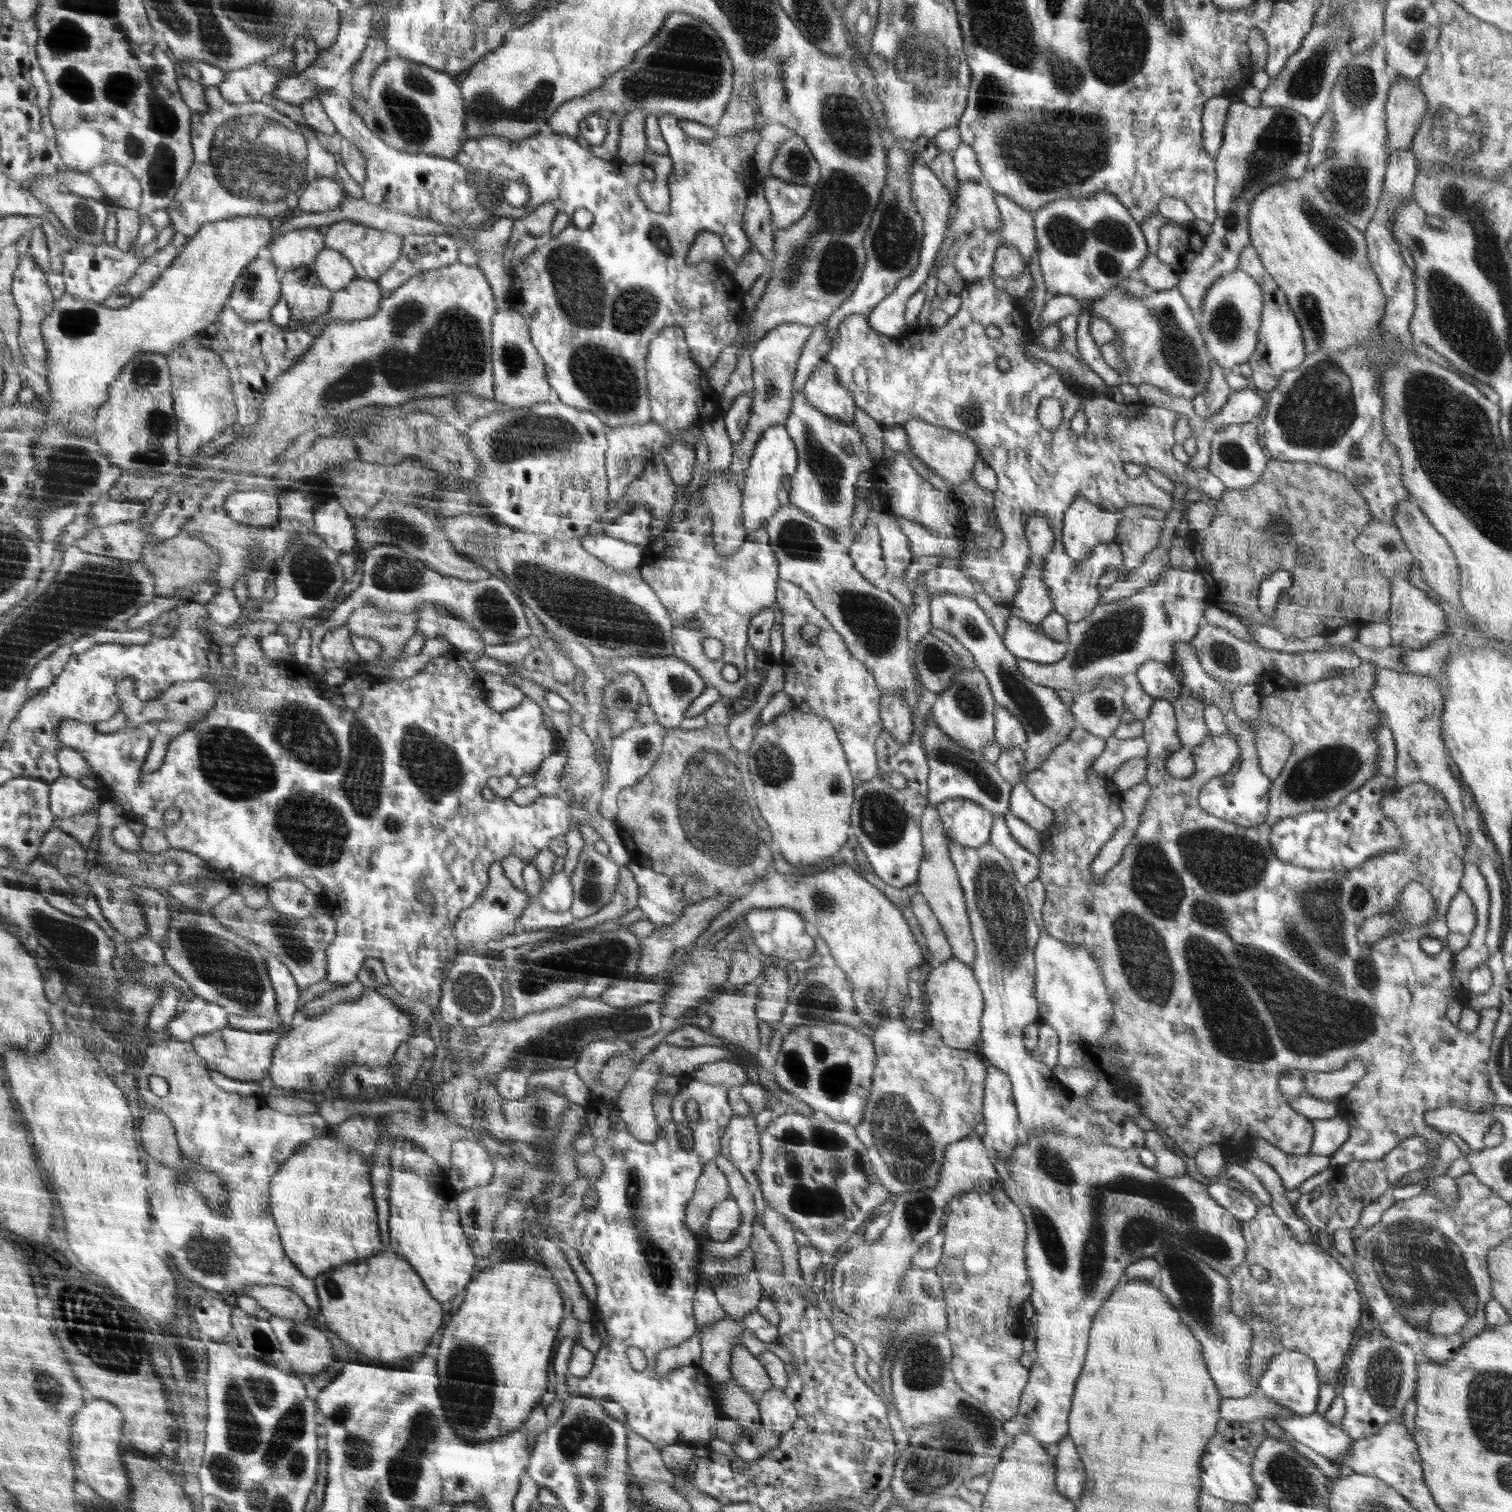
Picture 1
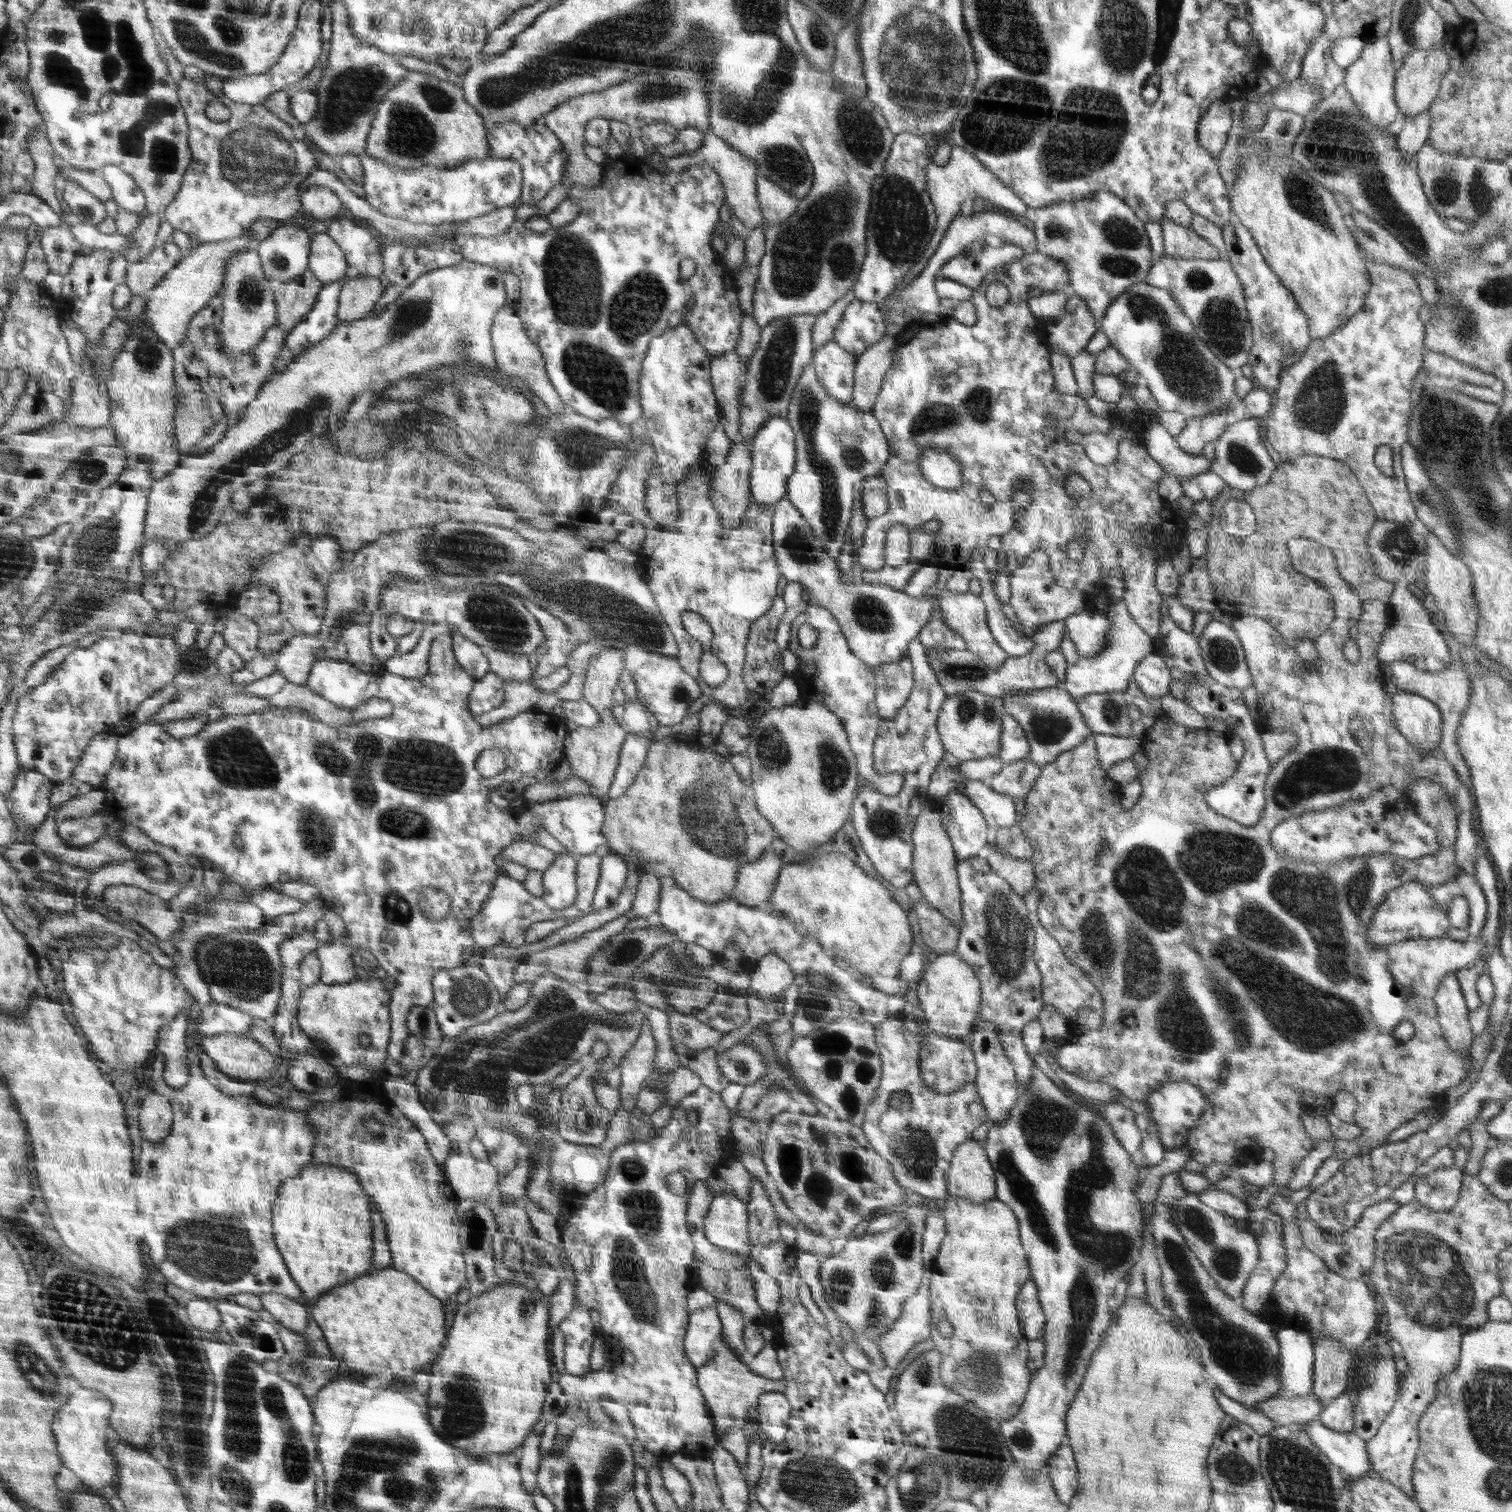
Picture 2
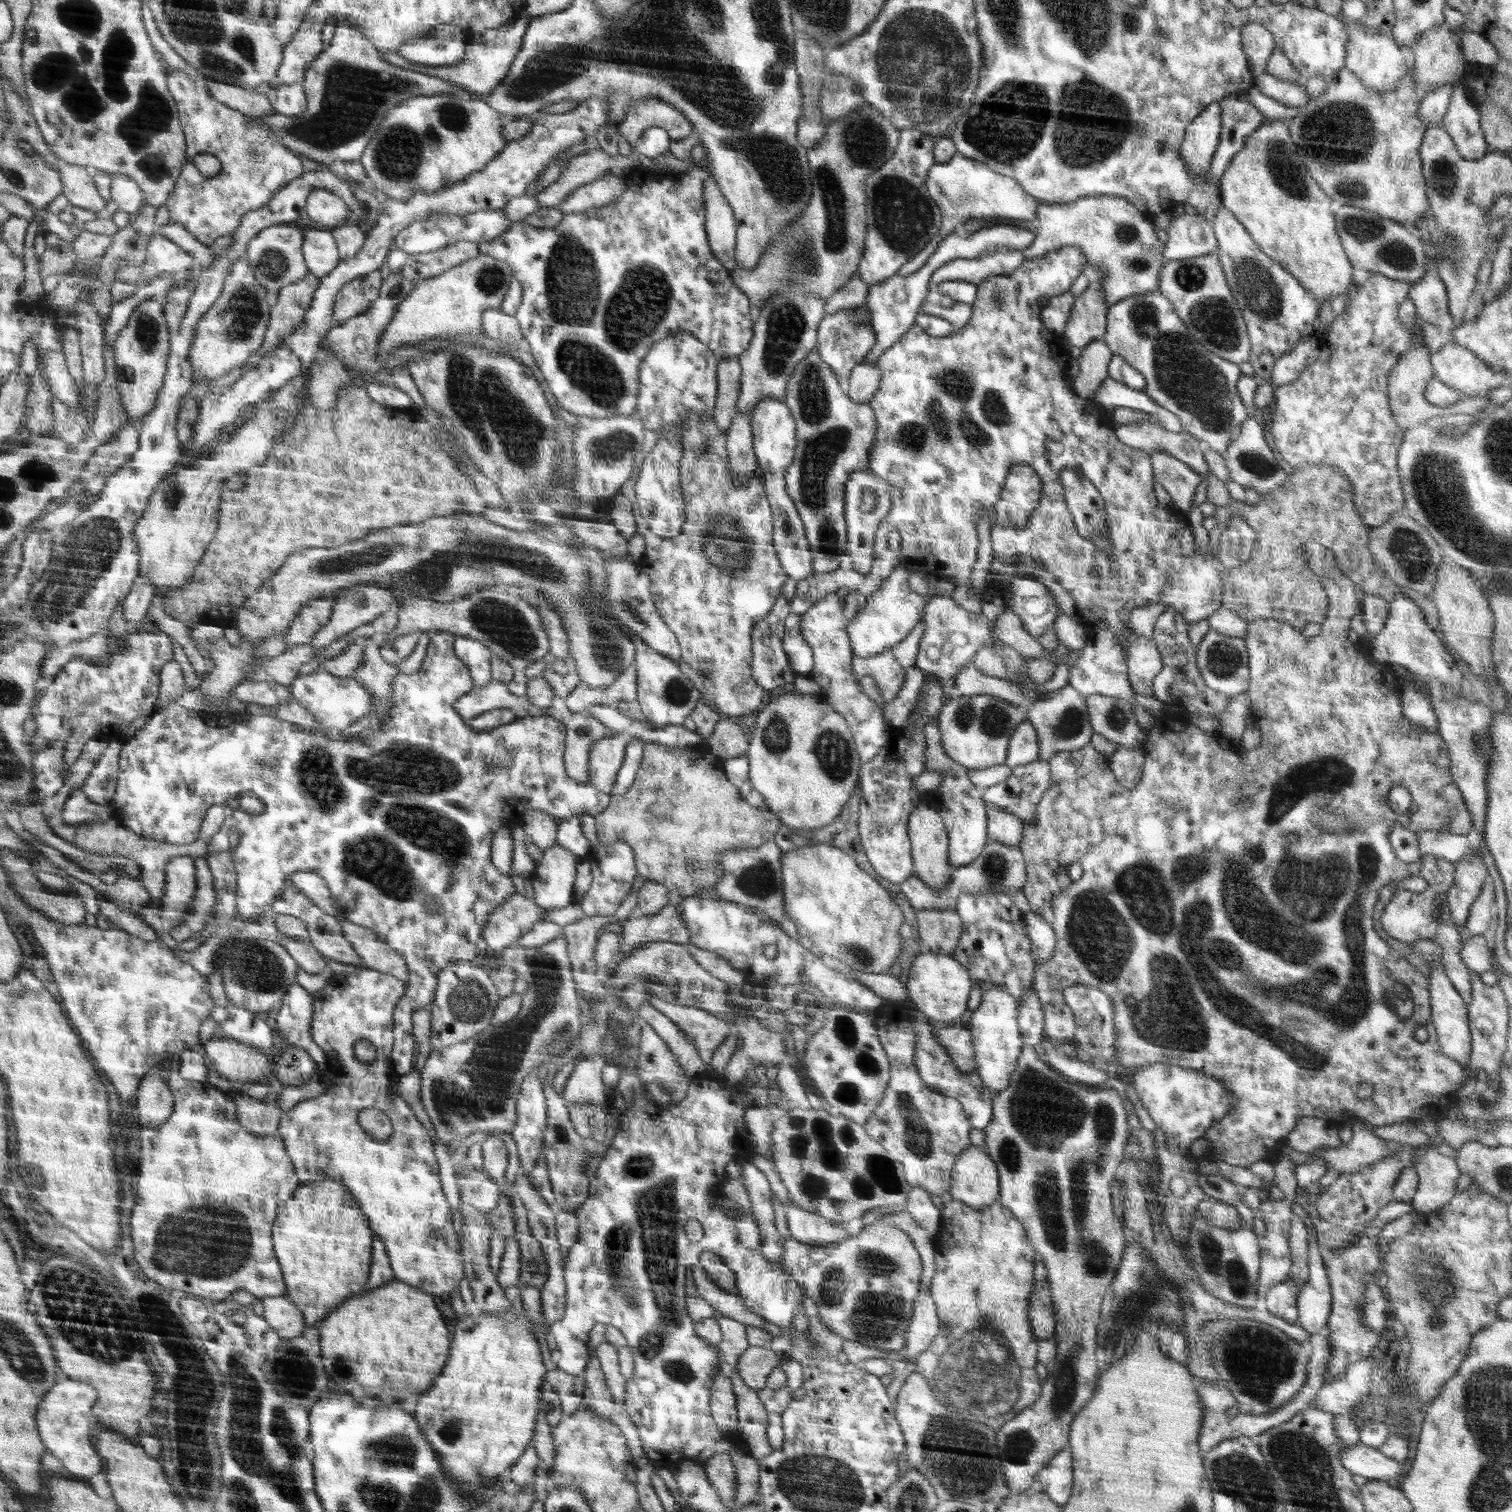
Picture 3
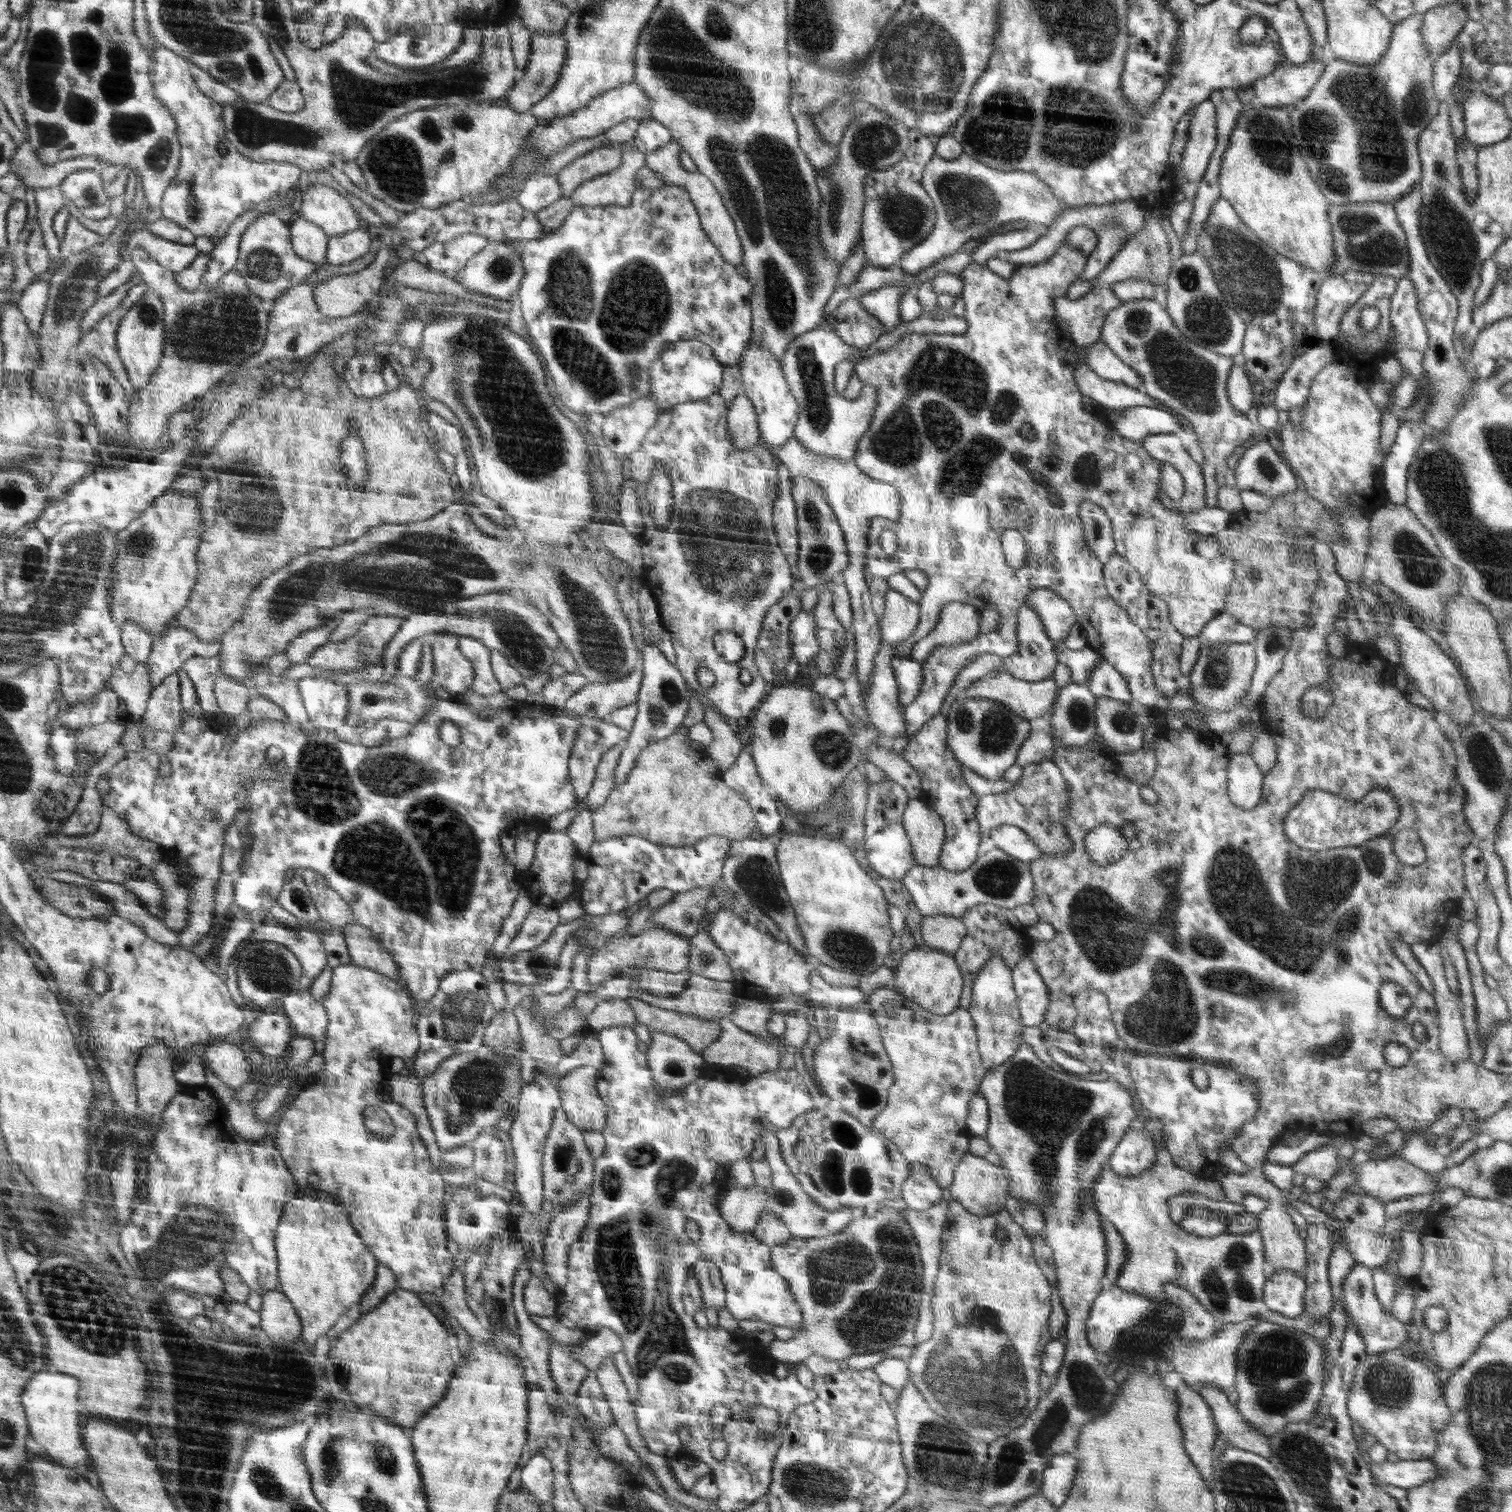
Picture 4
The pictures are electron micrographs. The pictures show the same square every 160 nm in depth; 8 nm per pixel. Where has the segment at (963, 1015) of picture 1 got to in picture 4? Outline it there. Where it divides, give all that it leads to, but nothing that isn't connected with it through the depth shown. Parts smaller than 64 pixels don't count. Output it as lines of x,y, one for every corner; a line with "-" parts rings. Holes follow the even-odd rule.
928,947
909,950
894,970
896,991
927,1011
937,1015
947,1015
959,1007
963,989
963,976
952,954

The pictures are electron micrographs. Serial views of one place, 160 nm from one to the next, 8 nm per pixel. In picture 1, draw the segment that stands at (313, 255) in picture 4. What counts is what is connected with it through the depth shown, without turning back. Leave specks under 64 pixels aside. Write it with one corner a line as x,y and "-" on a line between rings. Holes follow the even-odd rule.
325,246
315,258
315,271
320,284
332,292
346,289
358,278
355,267
340,251

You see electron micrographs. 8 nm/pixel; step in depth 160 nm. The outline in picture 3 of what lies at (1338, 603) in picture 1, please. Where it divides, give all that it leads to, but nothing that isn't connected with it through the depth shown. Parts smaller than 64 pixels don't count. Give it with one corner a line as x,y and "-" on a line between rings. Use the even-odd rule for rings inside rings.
1307,464
1303,468
1294,468
1294,473
1289,475
1282,486
1275,488
1272,492
1261,493
1261,499
1257,500
1256,504
1246,504
1233,499
1228,506
1217,506
1213,514
1217,527
1209,534
1209,553
1214,558
1219,555
1221,534
1227,528
1227,519
1231,514
1237,512
1239,517
1256,533
1255,546
1249,559
1241,561
1240,566
1224,573
1221,607
1236,612
1246,622
1275,619
1298,630
1308,626
1308,623
1324,622
1328,614
1326,593
1322,586
1312,586
1313,572
1306,566
1302,550
1300,550
1302,544
1306,542
1318,542
1332,548
1340,568
1350,581
1358,585
1365,594
1378,595
1390,602
1393,596
1400,592
1401,587
1384,574
1369,552
1370,527
1355,511
1352,495
1351,482
1341,470
1327,464
1320,466

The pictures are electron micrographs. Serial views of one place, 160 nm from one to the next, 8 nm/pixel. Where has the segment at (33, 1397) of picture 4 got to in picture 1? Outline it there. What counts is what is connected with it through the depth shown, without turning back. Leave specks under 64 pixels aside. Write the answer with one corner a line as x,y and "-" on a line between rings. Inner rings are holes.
90,1400
88,1406
76,1414
76,1422
72,1422
72,1430
76,1430
76,1442
72,1442
72,1450
76,1450
76,1478
86,1482
96,1494
108,1500
126,1498
130,1492
126,1470
118,1454
122,1424
124,1416
120,1410
106,1400

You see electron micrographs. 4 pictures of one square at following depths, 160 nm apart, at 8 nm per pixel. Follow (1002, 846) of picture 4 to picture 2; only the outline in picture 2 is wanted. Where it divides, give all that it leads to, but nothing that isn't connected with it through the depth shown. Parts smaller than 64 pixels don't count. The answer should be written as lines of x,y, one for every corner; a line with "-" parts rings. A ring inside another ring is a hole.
812,362
808,363
805,366
804,372
799,376
798,382
796,383
796,388
792,393
792,400
790,401
790,406
787,414
787,421
790,423
790,426
793,428
795,434
795,469
794,472
788,477
787,480
787,493
784,498
781,498
778,502
775,502
775,511
772,519
772,528
773,528
773,548
775,552
776,562
780,570
780,575
788,582
800,582
802,586
806,586
808,594
814,598
812,604
822,606
824,610
830,610
832,616
836,618
840,629
842,629
842,634
846,637
847,643
849,644
850,650
862,661
868,668
873,668
884,663
891,663
899,661
907,652
908,645
913,638
919,637
924,650
928,654
928,658
934,671
934,676
940,684
940,688
944,690
944,694
947,695
946,700
944,700
943,705
940,707
937,720
937,731
939,732
939,737
945,750
945,755
940,761
936,772
932,774
928,788
927,796
928,799
942,800
943,797
948,794
952,789
963,792
981,811
983,817
986,820
988,826
995,825
996,827
1010,827
1014,824
1017,824
1019,816
1023,815
1025,809
1025,800
1019,798
1019,800
1014,800
1010,798
1007,794
1000,794
996,792
991,786
988,785
988,782
982,780
970,780
969,778
963,778
957,766
961,761
976,760
978,758
986,758
987,756
999,756
1000,760
1003,763
1010,763
1016,760
1022,760
1023,758
1029,758
1032,762
1039,764
1041,767
1047,765
1048,763
1054,762
1056,757
1067,750
1072,750
1076,748
1081,742
1084,742
1085,738
1088,738
1094,732
1086,724
1082,713
1077,705
1077,700
1072,698
1066,688
1064,687
1065,682
1065,672
1069,665
1073,665
1078,659
1083,658
1092,658
1094,655
1097,655
1100,651
1103,651
1103,648
1107,645
1107,632
1110,628
1110,621
1108,621
1108,614
1106,612
1110,610
1110,607
1113,603
1122,601
1122,595
1124,594
1124,575
1122,571
1118,569
1112,570
1108,581
1106,582
1106,589
1103,591
1103,594
1098,595
1096,598
1091,599
1090,609
1084,612
1078,612
1072,616
1068,616
1064,620
1065,625
1065,634
1066,636
1062,639
1062,642
1059,644
1059,648
1048,652
1046,654
1045,663
1040,664
1040,662
1034,662
1034,649
1033,649
1033,640
1030,635
1014,630
1010,620
1000,612
1000,601
996,600
994,594
990,594
990,604
983,604
980,596
976,596
969,591
969,583
973,578
973,575
968,570
966,565
955,566
955,572
952,574
952,577
946,583
947,592
942,596
938,597
925,597
926,592
930,588
934,588
939,577
938,565
935,563
935,560
932,558
936,550
936,540
934,532
927,531
924,528
915,528
912,532
909,533
909,542
910,542
910,562
904,565
901,569
881,569
881,570
864,570
862,572
860,582
854,582
854,580
844,580
843,576
839,570
837,563
837,558
841,554
842,546
846,542
846,532
849,528
849,520
851,517
850,511
852,510
852,504
854,504
854,485
861,484
862,489
862,510
864,511
864,516
866,520
871,520
876,518
881,514
884,514
888,508
887,501
887,482
880,476
881,468
886,464
888,459
888,444
887,438
879,425
878,419
869,411
861,411
860,409
854,408
852,404
844,404
843,402
838,402
834,400
827,392
824,390
820,379
815,371
815,366

